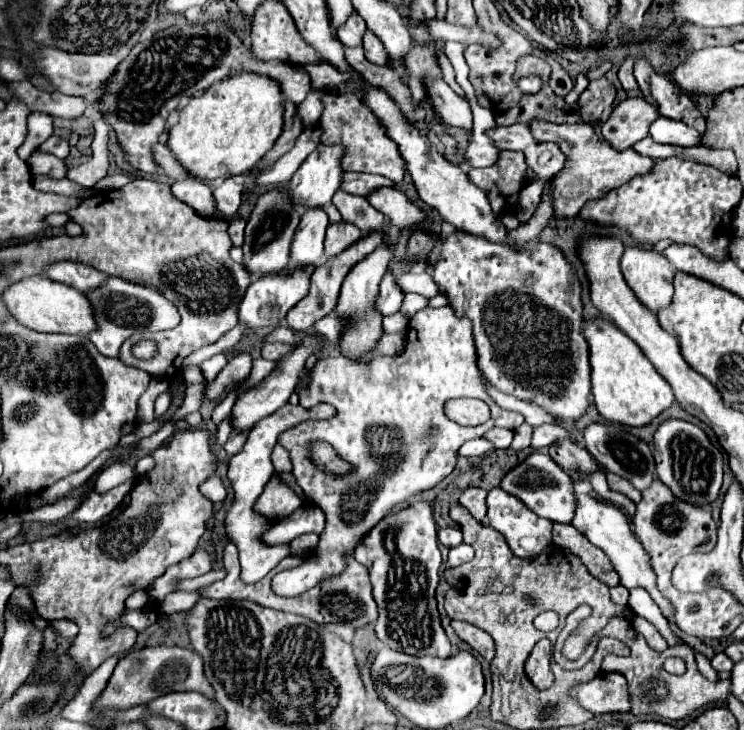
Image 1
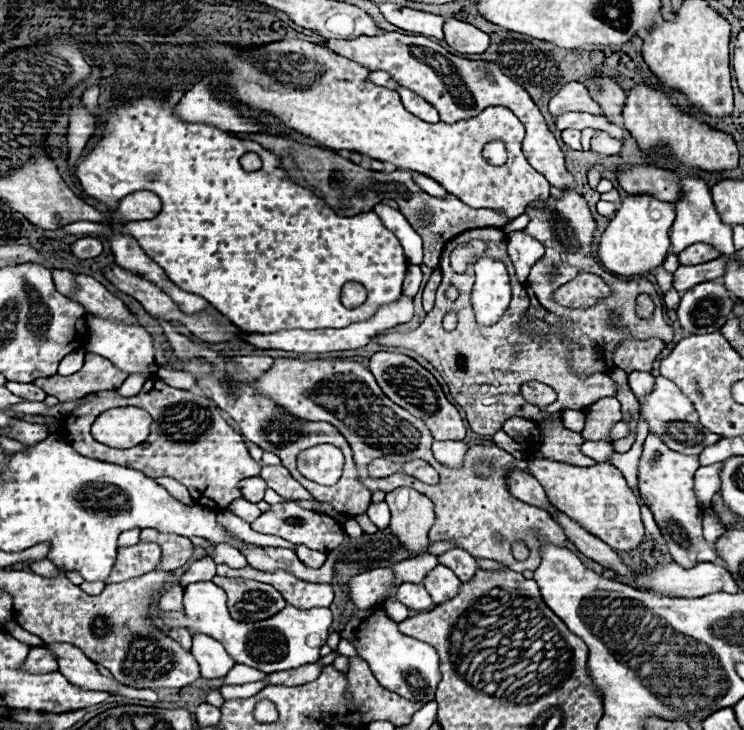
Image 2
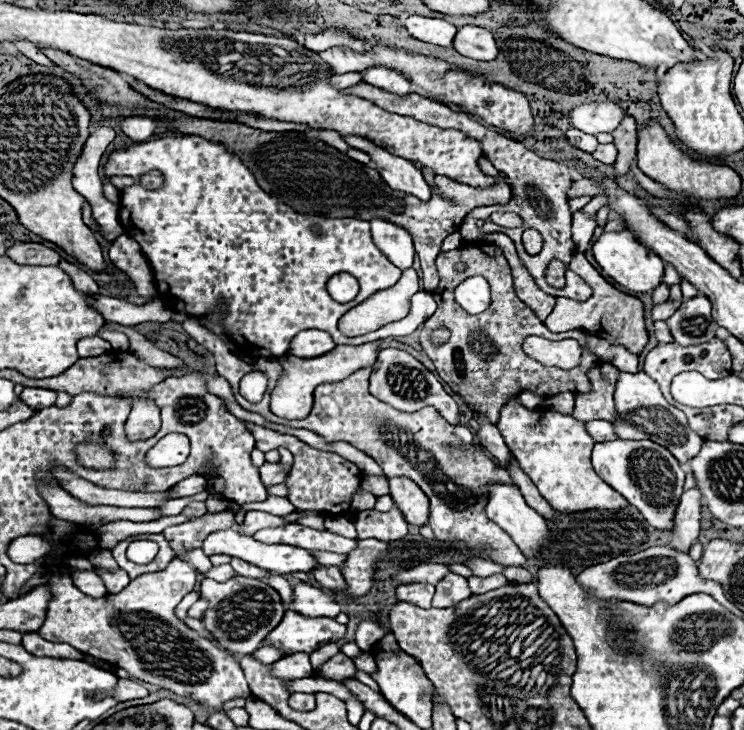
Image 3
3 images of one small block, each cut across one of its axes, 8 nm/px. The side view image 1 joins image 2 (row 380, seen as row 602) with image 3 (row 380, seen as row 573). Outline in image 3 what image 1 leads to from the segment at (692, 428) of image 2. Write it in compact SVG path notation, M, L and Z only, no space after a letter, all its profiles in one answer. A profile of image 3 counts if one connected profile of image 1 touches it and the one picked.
M620 372L618 382L616 382L616 392L614 392L614 402L616 402L616 420L612 420L616 436L618 438L630 438L630 440L652 440L664 448L668 448L678 462L688 462L690 456L698 454L698 448L702 446L702 438L696 432L690 432L686 424L686 416L682 410L670 406L658 384L650 380L644 372Z

